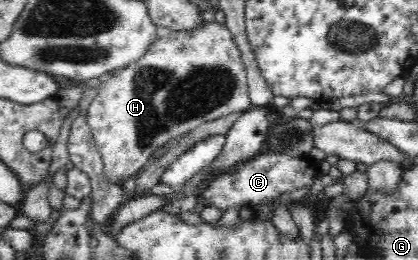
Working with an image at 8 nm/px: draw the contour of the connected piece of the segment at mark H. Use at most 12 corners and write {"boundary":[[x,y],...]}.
{"boundary":[[226,24],[164,32],[87,109],[119,184],[253,106]]}

